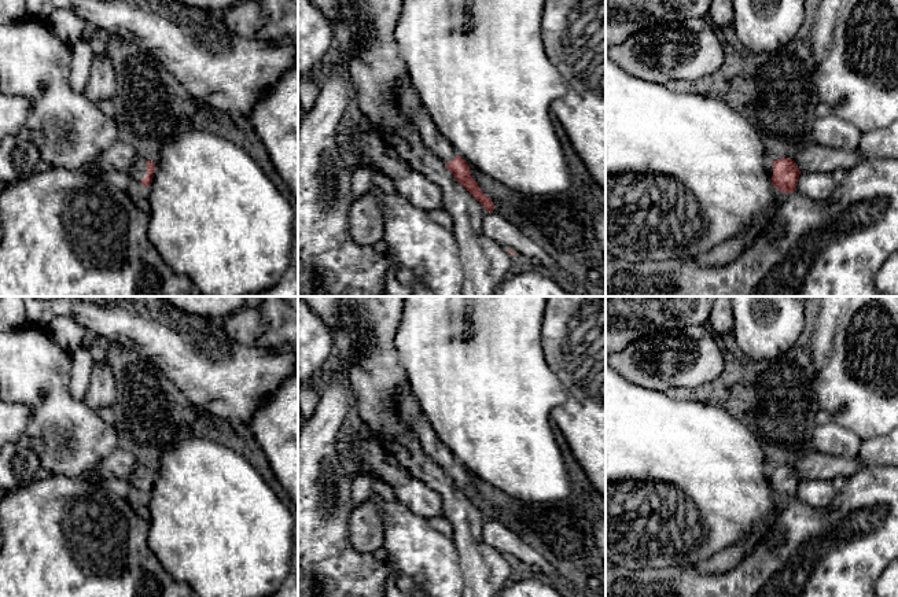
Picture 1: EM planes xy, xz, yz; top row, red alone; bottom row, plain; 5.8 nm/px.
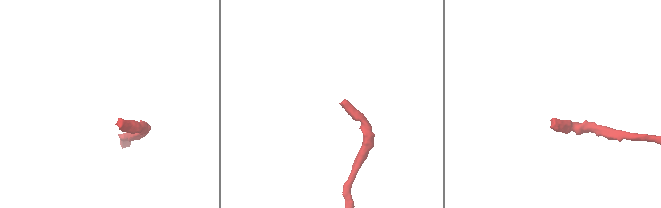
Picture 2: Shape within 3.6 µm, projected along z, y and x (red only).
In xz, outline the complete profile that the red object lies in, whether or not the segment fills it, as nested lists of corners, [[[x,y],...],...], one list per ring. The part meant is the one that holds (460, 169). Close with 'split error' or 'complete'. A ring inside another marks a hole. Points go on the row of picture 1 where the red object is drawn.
[[[422,106],[415,115],[415,126],[424,145],[446,163],[454,178],[463,185],[486,210],[493,213],[494,203],[487,198],[471,176],[470,165],[456,154],[452,144],[441,134]]]; split error

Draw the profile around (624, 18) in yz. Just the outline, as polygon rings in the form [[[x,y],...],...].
[[[606,0],[606,48],[619,45],[632,34],[673,21],[707,18],[713,0]]]

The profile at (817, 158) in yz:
[[[817,143],[802,150],[794,162],[801,172],[832,173],[836,169],[847,172],[869,159],[858,150],[838,150]]]

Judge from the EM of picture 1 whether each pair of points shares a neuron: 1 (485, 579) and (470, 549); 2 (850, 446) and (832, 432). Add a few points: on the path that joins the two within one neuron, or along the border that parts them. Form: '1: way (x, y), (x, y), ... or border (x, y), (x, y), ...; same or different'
1: way (485, 572), (474, 556); same
2: way (846, 443), (836, 437); same

